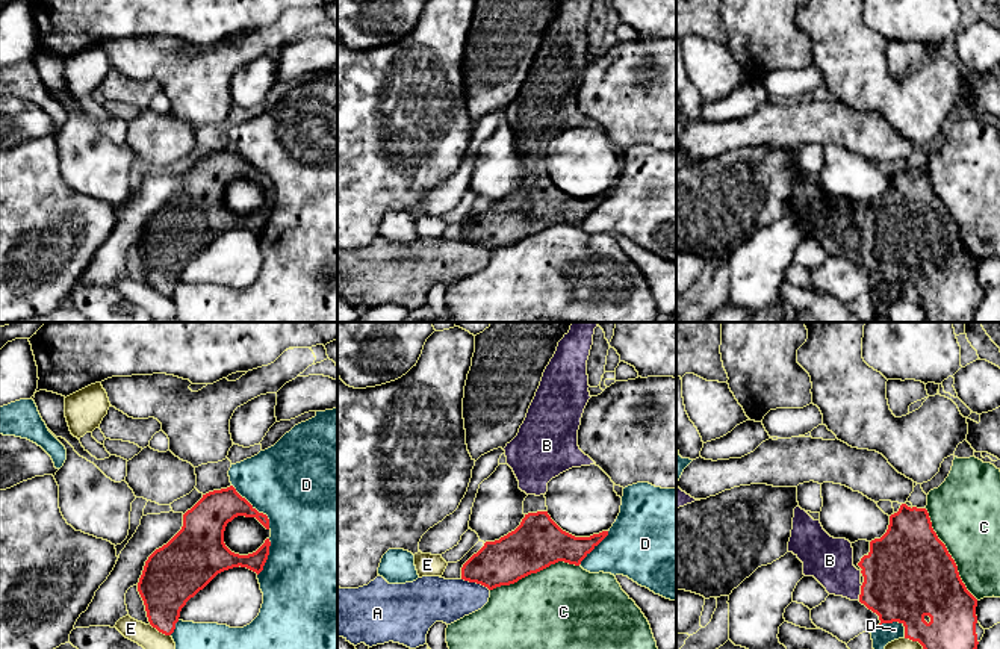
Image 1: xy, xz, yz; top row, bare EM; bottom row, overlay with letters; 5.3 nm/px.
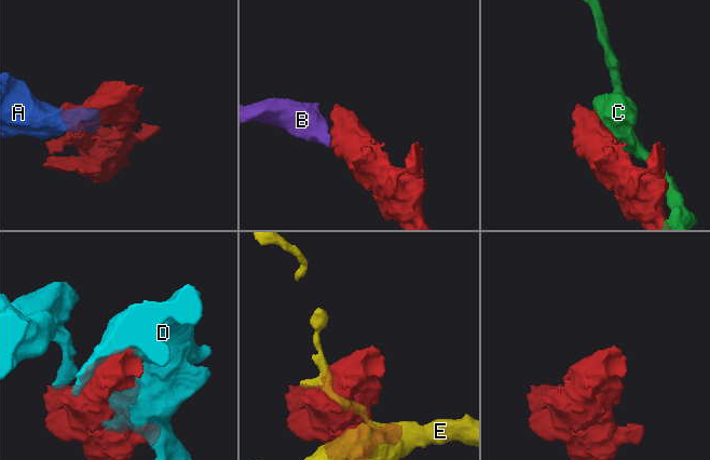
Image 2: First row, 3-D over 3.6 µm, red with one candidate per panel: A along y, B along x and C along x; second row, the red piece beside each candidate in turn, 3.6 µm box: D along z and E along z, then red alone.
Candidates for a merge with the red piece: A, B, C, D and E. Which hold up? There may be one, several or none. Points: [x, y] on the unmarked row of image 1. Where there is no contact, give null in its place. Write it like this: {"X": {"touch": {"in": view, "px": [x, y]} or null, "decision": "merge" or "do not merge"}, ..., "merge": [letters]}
{"A": {"touch": {"in": "xz", "px": [475, 242]}, "decision": "do not merge"}, "B": {"touch": {"in": "yz", "px": [861, 253]}, "decision": "merge"}, "C": {"touch": {"in": "yz", "px": [949, 215]}, "decision": "do not merge"}, "D": {"touch": {"in": "xy", "px": [254, 170]}, "decision": "do not merge"}, "E": {"touch": {"in": "xy", "px": [161, 292]}, "decision": "do not merge"}, "merge": ["B"]}

